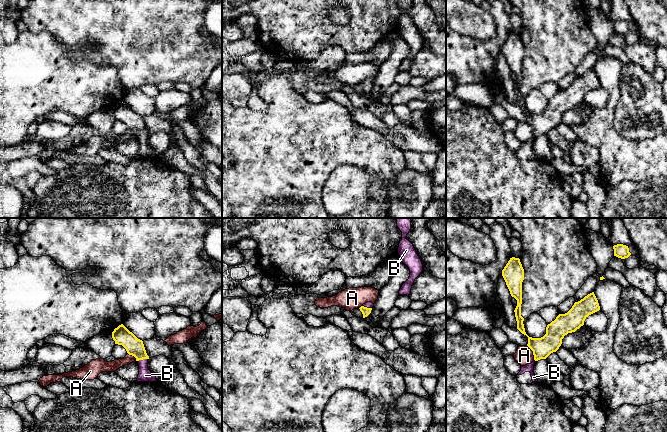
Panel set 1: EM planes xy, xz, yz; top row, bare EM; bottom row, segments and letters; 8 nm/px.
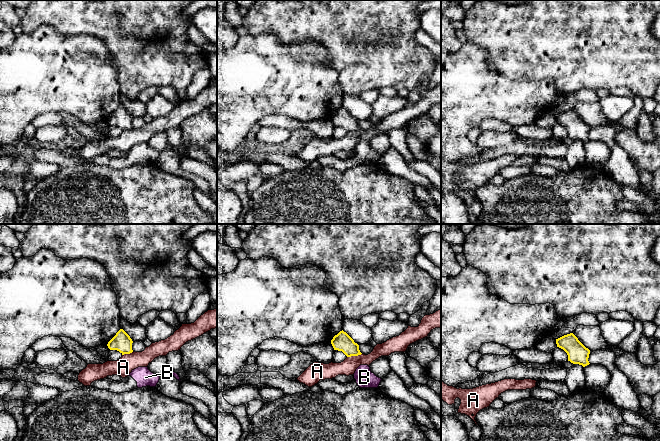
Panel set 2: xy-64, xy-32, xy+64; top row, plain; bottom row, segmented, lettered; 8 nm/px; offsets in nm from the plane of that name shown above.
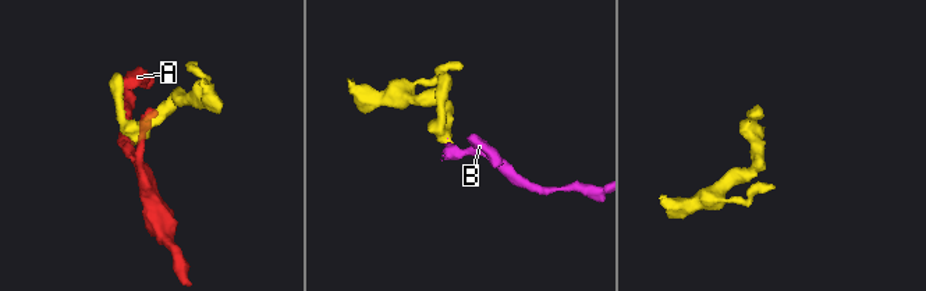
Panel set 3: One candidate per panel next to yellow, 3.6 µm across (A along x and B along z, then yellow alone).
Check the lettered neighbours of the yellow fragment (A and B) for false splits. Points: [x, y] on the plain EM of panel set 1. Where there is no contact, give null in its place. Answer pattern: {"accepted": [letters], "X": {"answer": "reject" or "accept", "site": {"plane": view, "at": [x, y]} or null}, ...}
{"accepted": ["B"], "A": {"answer": "reject", "site": {"plane": "yz", "at": [533, 128]}}, "B": {"answer": "accept", "site": {"plane": "xy", "at": [142, 135]}}}

